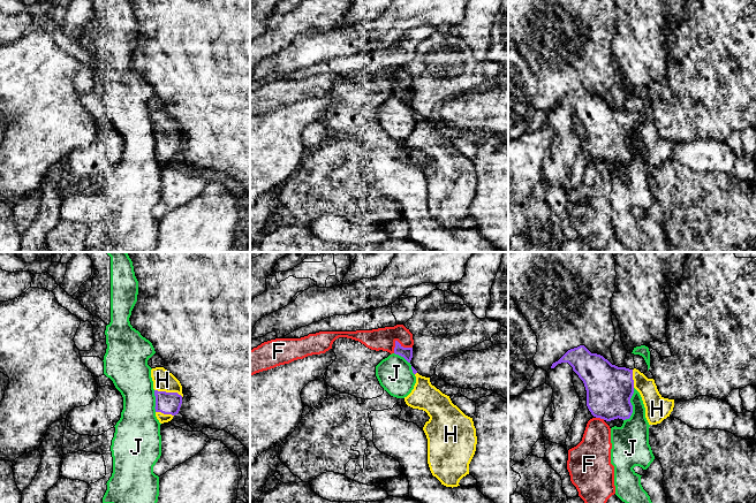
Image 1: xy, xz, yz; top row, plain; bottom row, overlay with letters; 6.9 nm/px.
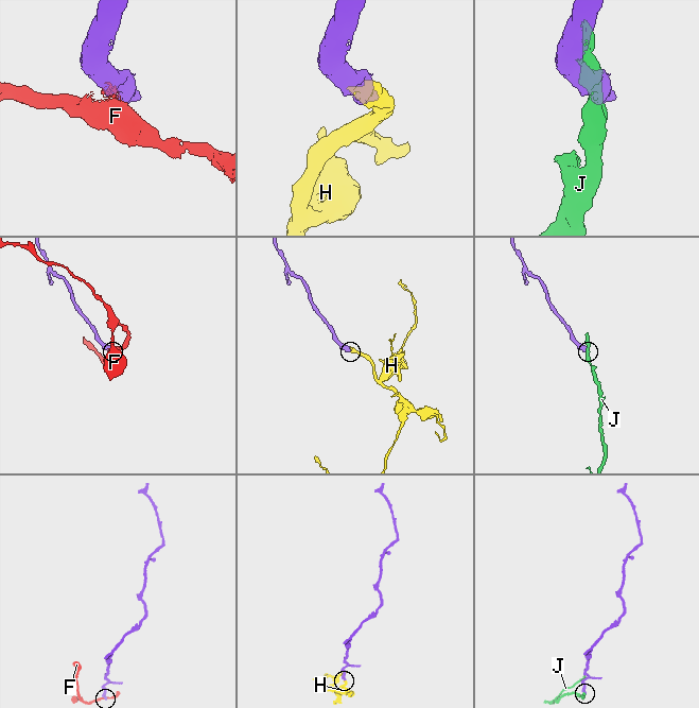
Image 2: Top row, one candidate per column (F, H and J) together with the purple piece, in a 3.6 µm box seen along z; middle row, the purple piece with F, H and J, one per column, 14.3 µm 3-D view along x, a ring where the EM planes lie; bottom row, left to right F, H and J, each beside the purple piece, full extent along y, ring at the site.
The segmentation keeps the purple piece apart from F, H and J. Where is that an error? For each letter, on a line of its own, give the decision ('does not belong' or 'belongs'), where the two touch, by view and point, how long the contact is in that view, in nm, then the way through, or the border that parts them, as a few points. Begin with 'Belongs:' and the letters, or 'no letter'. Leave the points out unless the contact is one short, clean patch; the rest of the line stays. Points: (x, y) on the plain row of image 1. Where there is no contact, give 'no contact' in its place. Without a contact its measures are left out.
Belongs: H
F: does not belong | xz (398, 84) | 140 nm
H: belongs | xy (168, 135) | 200 nm | across xy (168, 145), (168, 135), (163, 122)
J: does not belong | yz (632, 147) | 240 nm | along yz (634, 130), (630, 141), (632, 157), (624, 162)

